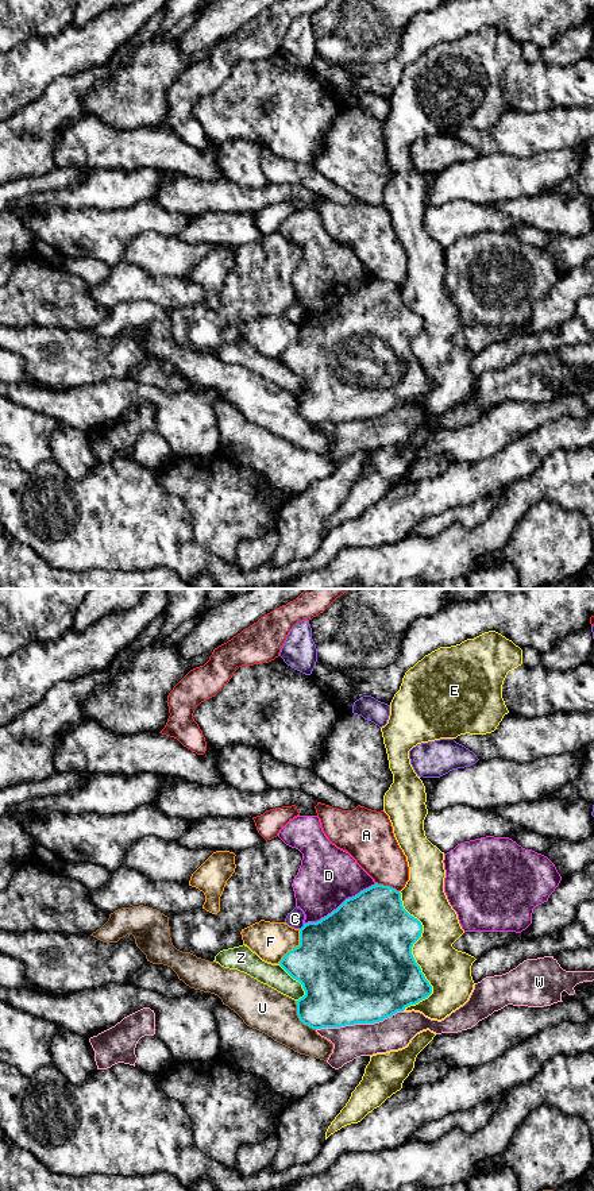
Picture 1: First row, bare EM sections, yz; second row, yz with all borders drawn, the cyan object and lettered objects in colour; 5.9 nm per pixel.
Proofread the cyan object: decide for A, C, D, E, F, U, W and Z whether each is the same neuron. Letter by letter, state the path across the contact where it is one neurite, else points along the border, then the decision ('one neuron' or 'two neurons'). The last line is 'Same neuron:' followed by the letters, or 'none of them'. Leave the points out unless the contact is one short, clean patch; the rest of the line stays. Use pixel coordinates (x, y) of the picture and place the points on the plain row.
A: border yz (375, 277), (392, 281), (398, 286); two neurons
C: border yz (304, 319), (300, 324); two neurons
D: two neurons
E: two neurons
F: two neurons
U: two neurons
W: two neurons
Z: two neurons
Same neuron: none of them

